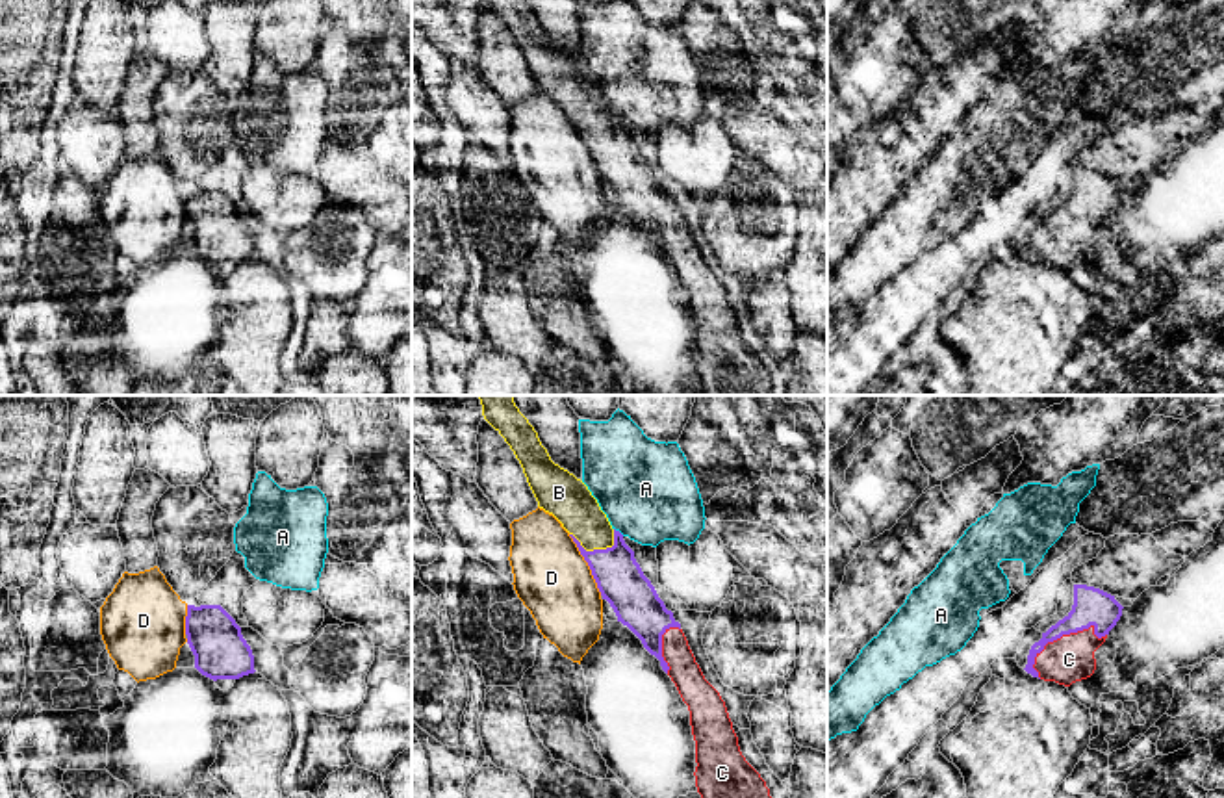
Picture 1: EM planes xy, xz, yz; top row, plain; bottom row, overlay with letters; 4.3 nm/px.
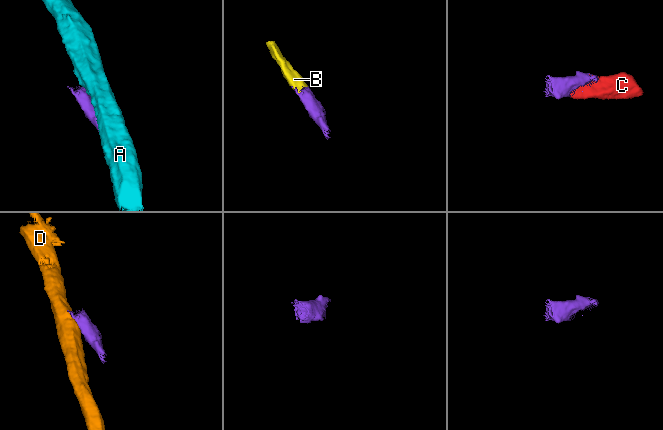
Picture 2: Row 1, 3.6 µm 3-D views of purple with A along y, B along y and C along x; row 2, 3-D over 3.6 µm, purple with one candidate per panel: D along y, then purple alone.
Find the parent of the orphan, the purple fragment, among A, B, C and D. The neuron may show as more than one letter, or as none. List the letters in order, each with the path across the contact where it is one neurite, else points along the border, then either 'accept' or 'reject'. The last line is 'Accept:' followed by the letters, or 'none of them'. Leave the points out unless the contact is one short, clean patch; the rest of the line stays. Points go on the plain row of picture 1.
A: along xz (614, 112), (624, 119) | reject
B: across xz (620, 164), (594, 134), (590, 112), (568, 84) | accept
C: accept
D: along xz (568, 119), (601, 179) | reject
Accept: B, C

